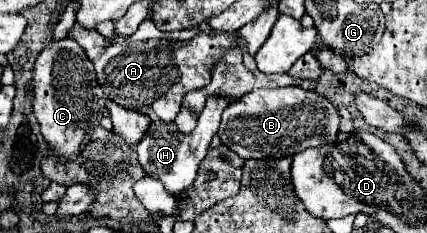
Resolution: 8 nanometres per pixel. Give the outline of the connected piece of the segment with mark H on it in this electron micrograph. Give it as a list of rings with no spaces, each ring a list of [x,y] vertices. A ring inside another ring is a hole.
[[[218,96],[218,98],[208,98],[206,106],[197,119],[197,125],[190,134],[182,134],[176,130],[174,122],[164,122],[160,118],[150,118],[150,126],[144,134],[144,138],[136,144],[138,150],[138,158],[140,164],[144,166],[144,170],[148,170],[148,174],[152,178],[158,178],[164,182],[166,190],[170,194],[178,194],[180,190],[188,188],[198,172],[198,166],[210,146],[212,136],[218,132],[220,126],[220,116],[224,112],[224,108],[232,102],[232,98],[226,96]]]

